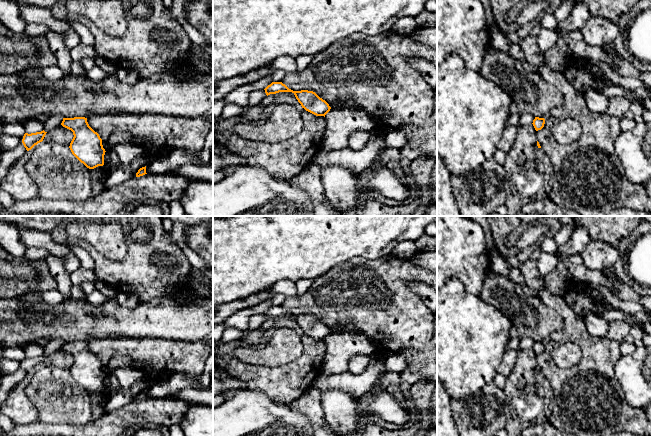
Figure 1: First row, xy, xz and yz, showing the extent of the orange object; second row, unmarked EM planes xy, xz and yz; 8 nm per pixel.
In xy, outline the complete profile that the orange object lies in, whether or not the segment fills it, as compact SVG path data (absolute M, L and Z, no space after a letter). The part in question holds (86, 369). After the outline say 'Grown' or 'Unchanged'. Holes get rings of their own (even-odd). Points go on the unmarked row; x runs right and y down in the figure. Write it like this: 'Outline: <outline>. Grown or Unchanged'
Outline: M85 341L63 342L61 349L73 356L70 367L72 378L87 392L104 389L105 373L102 363L88 348Z. Unchanged

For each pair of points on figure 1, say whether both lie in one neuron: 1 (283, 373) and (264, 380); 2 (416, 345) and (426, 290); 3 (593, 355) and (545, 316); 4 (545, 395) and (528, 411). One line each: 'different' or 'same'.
1: same
2: different
3: different
4: same

